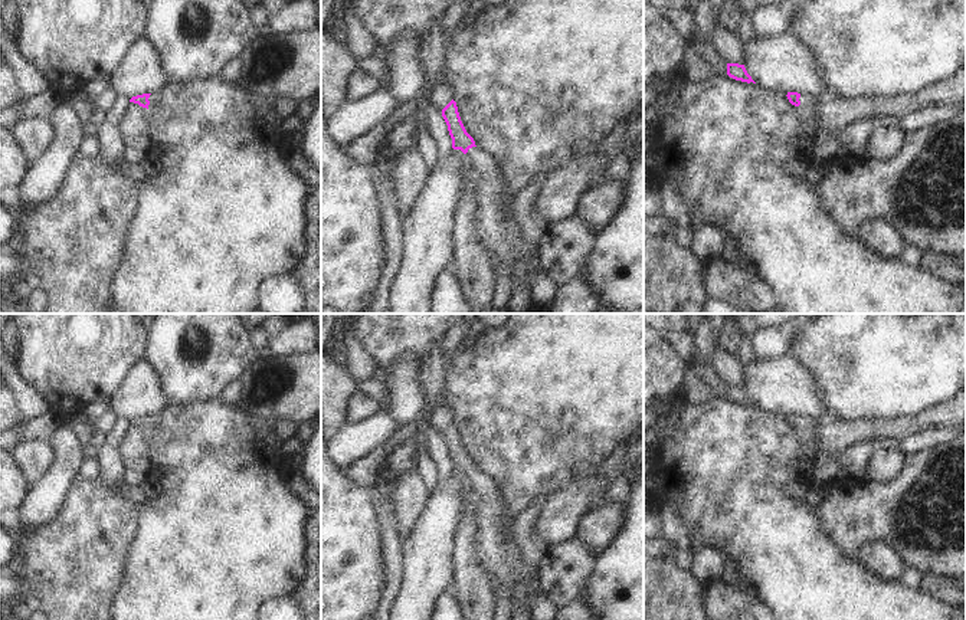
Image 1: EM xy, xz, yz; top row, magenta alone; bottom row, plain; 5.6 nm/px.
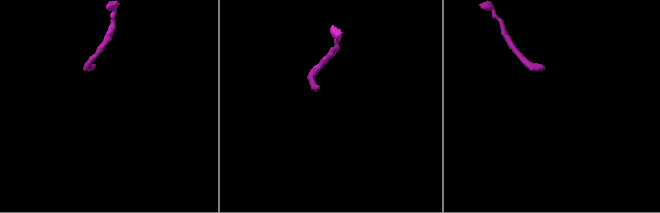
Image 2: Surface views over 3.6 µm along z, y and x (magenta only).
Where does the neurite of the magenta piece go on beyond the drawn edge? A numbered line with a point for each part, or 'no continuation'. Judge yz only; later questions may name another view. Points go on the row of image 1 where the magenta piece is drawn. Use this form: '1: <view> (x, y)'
1: yz (805, 99).

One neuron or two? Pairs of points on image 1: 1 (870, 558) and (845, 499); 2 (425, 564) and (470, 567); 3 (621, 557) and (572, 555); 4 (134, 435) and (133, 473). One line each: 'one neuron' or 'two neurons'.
1: two neurons
2: two neurons
3: two neurons
4: one neuron

